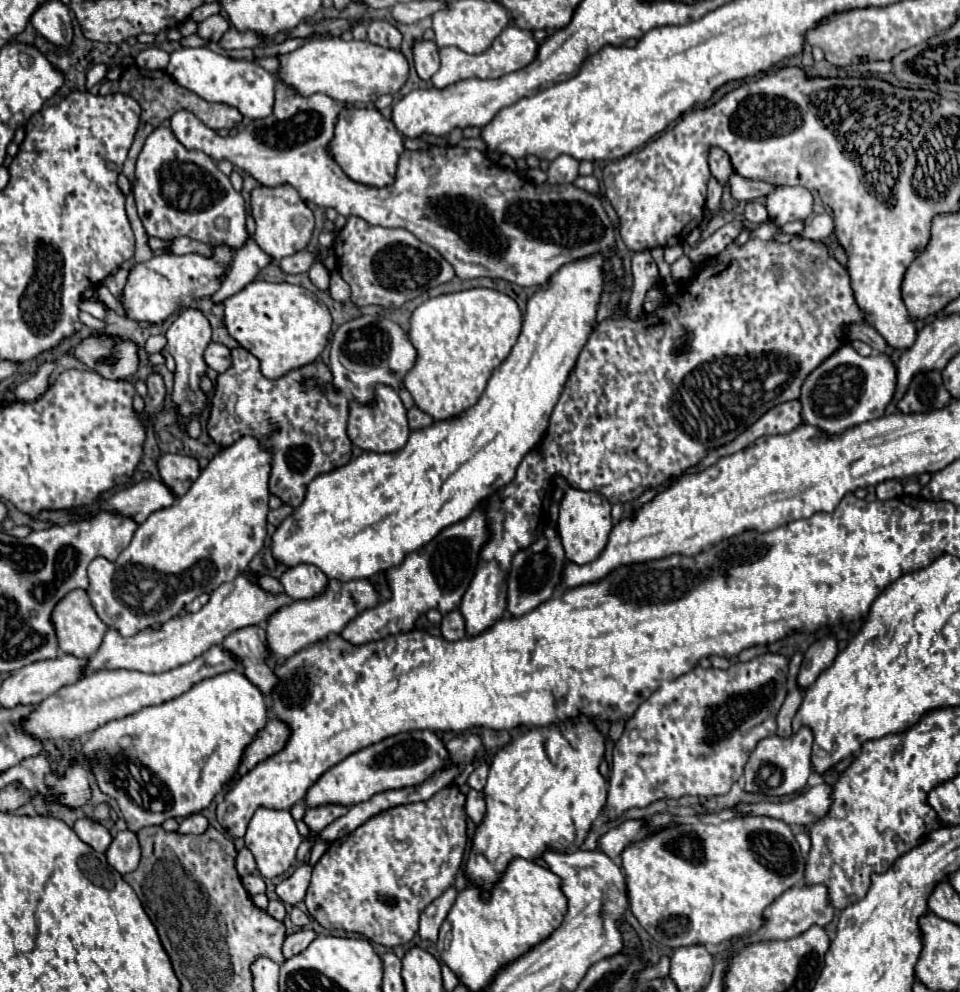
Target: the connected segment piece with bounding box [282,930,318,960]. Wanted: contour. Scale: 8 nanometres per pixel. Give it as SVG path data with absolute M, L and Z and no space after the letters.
M298 930L298 932L290 934L290 936L286 936L286 940L282 944L282 956L288 960L288 958L300 954L316 936L318 934L312 932L312 930Z

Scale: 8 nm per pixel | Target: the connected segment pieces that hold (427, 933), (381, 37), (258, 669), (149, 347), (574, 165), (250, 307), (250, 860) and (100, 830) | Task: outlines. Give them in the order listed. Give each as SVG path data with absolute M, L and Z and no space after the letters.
M448 888L440 898L436 898L420 916L420 938L424 940L430 940L430 942L436 942L438 940L438 930L440 930L440 924L444 922L446 914L450 912L452 904L454 904L454 898L456 898L456 888Z
M372 20L368 24L368 40L372 44L378 44L378 46L384 46L384 48L396 50L396 48L400 48L402 34L398 32L396 26L392 26L386 20Z
M246 626L246 628L240 628L240 630L234 630L232 634L228 634L222 642L222 646L232 652L240 662L242 662L242 672L246 674L246 678L250 682L254 682L264 694L270 694L270 690L274 688L274 670L276 670L276 664L274 668L270 668L270 664L266 662L266 632L260 628L260 626Z
M150 336L148 338L148 342L146 342L146 352L148 354L156 354L156 352L160 352L162 348L166 346L166 336Z
M558 156L548 168L548 182L550 184L572 184L578 176L578 160L570 156Z
M254 280L222 304L230 336L260 360L266 378L280 378L294 368L314 362L328 344L332 316L324 302L306 288L288 282Z
M246 848L238 850L238 854L236 854L236 870L238 870L238 874L240 874L242 878L248 876L248 874L254 874L254 872L256 872L254 856L250 854L250 850L246 850Z
M78 818L74 822L74 832L78 834L78 838L86 844L90 844L94 850L98 852L106 852L106 848L110 846L112 842L112 836L110 832L100 824L100 822L94 822L90 818Z

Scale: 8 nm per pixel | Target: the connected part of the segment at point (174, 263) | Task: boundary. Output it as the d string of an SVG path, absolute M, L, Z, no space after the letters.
M228 246L214 248L212 258L202 258L200 254L152 256L148 262L132 266L126 286L118 298L120 306L124 308L128 320L160 324L182 306L192 306L198 302L198 298L212 296L220 288L230 264L232 264L232 250Z

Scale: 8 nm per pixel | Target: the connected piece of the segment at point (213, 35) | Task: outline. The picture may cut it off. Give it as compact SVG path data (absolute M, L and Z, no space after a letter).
M216 14L216 16L210 16L206 18L204 22L198 24L198 36L204 38L206 42L220 42L222 34L228 30L228 22L224 20L224 16Z

